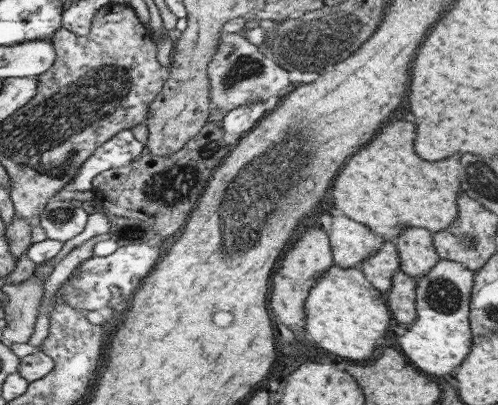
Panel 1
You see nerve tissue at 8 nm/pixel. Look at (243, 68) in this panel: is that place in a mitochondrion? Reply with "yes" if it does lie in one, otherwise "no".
yes

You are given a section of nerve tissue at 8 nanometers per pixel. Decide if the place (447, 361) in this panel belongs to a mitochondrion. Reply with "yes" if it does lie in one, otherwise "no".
no

